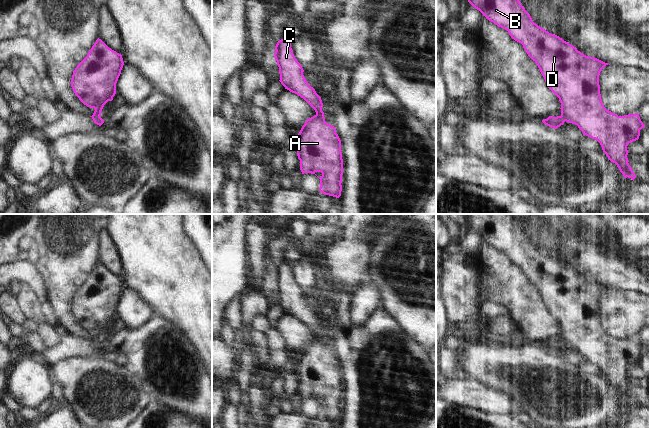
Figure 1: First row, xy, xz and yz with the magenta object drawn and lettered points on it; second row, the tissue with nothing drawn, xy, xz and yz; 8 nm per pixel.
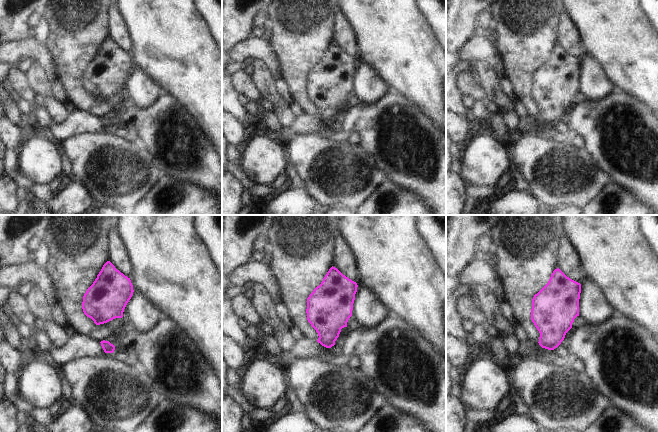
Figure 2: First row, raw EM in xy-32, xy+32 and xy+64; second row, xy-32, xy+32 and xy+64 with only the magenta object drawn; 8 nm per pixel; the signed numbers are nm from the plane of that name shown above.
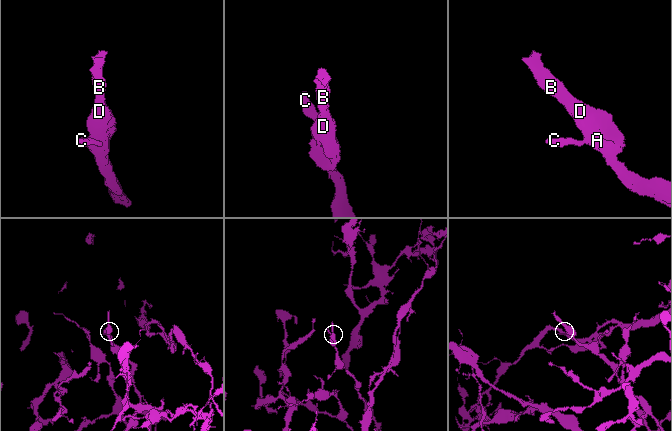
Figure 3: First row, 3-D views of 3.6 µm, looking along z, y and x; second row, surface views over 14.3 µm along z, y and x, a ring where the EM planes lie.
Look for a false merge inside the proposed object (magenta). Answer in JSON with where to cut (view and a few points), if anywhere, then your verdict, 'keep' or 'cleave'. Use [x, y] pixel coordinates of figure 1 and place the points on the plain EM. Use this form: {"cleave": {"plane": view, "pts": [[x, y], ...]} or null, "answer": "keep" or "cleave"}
{"cleave": {"plane": "xy", "pts": [[99, 339], [92, 341]]}, "answer": "cleave"}

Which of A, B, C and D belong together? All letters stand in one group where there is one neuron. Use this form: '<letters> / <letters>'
A B D / C

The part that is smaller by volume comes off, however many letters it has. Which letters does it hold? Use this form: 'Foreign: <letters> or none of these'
Foreign: C

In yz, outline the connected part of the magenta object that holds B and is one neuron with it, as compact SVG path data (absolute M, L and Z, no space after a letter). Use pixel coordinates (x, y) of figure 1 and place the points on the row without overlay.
M464 214L468 221L468 226L489 245L493 246L498 251L508 255L509 259L515 265L521 267L528 280L537 288L548 312L559 322L561 327L561 340L566 346L575 348L586 359L597 364L603 376L608 383L615 387L623 398L624 402L636 402L627 382L629 367L639 363L640 354L645 352L639 338L628 338L618 340L615 337L607 334L601 323L599 299L602 293L609 287L605 287L595 281L588 281L577 274L576 271L564 265L557 259L551 258L542 251L533 246L530 238L521 229L519 222L515 221L509 214Z

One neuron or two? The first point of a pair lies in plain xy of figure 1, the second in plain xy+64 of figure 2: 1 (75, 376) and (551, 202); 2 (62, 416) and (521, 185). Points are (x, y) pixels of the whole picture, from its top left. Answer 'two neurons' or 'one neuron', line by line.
1: one neuron
2: two neurons

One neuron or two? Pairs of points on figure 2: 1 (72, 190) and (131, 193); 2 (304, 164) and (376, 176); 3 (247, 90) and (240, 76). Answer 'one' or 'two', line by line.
1: two
2: one
3: one

